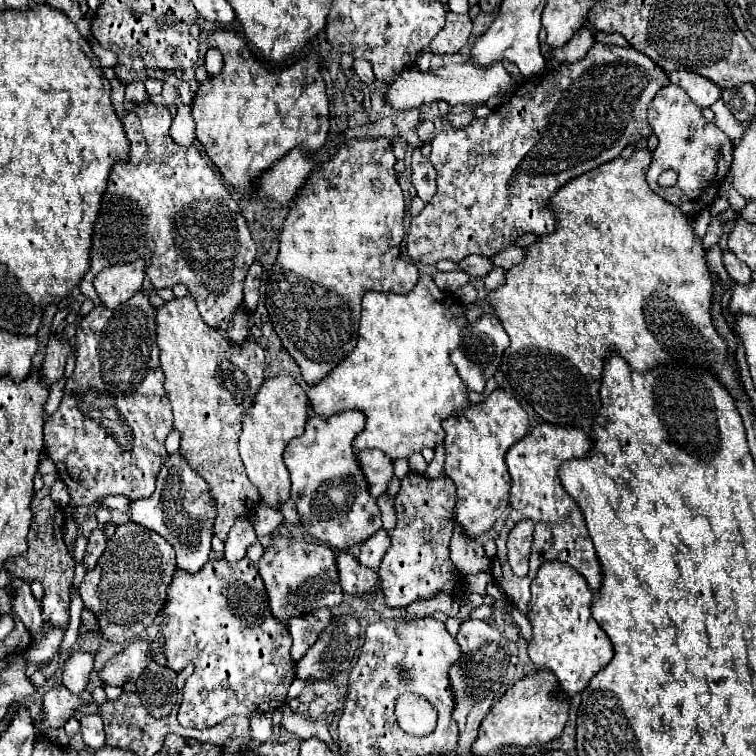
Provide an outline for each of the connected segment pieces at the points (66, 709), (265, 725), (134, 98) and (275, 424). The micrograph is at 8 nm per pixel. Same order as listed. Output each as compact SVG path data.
M54 687L44 695L44 703L42 703L42 711L44 717L38 725L38 733L46 735L50 729L58 729L64 727L64 723L74 715L74 709L90 703L92 695L86 691L82 697L72 695L66 687Z
M254 713L252 719L250 719L250 729L252 729L252 737L258 743L268 741L270 735L272 735L272 729L274 729L270 713Z
M132 81L126 85L126 101L132 101L132 103L144 103L148 99L148 93L146 93L146 87L144 87L144 81Z
M280 373L262 383L260 391L256 393L254 407L242 421L240 457L246 467L246 475L258 489L262 501L276 511L280 503L290 499L290 487L292 487L288 469L282 461L282 453L294 437L300 437L304 433L306 411L308 411L308 397L302 391L302 387L290 373Z

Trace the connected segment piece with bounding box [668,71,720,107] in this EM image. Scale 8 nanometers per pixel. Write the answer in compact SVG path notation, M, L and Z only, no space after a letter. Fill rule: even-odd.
M672 71L668 79L674 85L682 87L698 107L710 107L720 97L720 87L702 75L696 75L690 71Z

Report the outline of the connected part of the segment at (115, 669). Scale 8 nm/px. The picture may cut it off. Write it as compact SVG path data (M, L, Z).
M134 639L124 651L106 661L100 677L108 685L124 685L128 681L136 681L144 669L154 661L152 657L152 641Z

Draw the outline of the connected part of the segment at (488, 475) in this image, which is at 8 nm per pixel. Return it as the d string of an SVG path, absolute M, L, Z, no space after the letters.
M496 389L482 403L452 413L442 425L446 431L444 473L458 487L456 521L468 535L478 537L502 517L510 503L510 475L504 455L514 443L526 437L528 415L510 393Z

